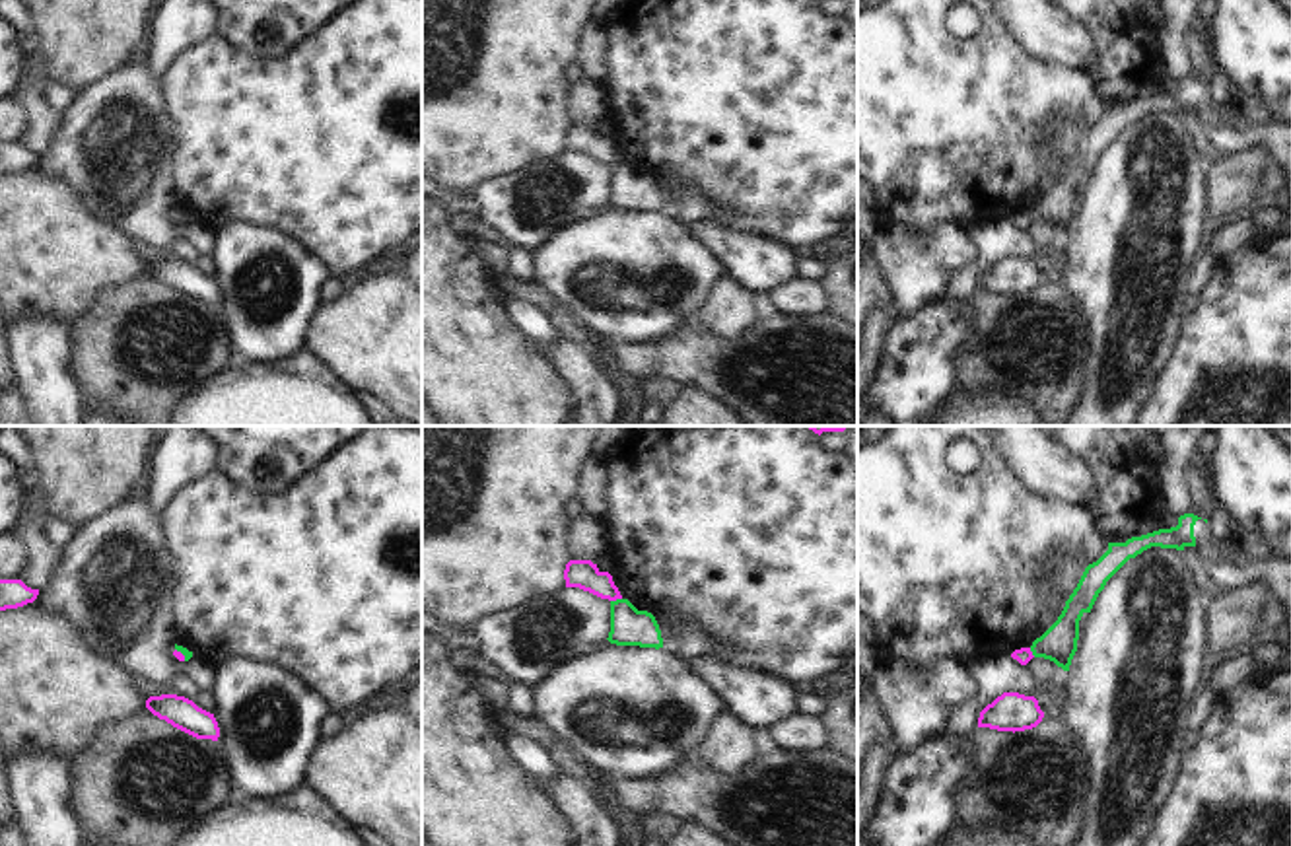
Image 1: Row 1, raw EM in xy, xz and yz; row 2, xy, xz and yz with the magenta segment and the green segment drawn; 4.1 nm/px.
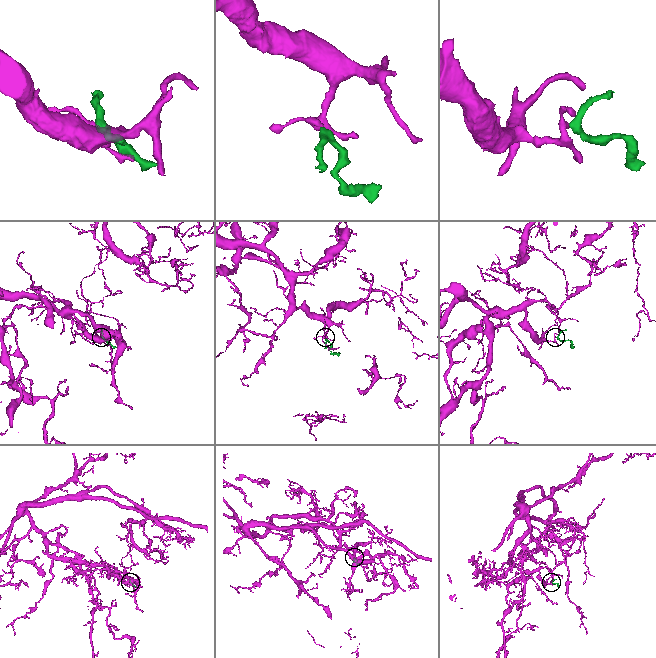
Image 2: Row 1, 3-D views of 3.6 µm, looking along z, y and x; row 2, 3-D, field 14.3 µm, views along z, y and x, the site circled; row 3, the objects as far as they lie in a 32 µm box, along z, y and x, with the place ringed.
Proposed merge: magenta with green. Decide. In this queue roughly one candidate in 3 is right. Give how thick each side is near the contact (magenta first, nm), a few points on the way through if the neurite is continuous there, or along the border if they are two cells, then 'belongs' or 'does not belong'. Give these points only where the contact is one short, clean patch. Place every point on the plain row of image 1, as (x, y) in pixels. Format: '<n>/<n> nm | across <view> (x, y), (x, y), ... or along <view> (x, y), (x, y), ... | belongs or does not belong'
120/160 nm | along xz (621, 162), (611, 166) | does not belong

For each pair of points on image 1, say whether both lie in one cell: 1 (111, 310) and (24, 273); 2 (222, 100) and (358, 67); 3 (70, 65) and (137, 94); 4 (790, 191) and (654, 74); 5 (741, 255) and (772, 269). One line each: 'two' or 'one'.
1: two
2: one
3: two
4: one
5: one

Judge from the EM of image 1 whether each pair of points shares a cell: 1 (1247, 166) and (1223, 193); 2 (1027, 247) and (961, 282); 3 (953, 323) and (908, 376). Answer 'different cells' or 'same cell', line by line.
1: same cell
2: same cell
3: same cell

